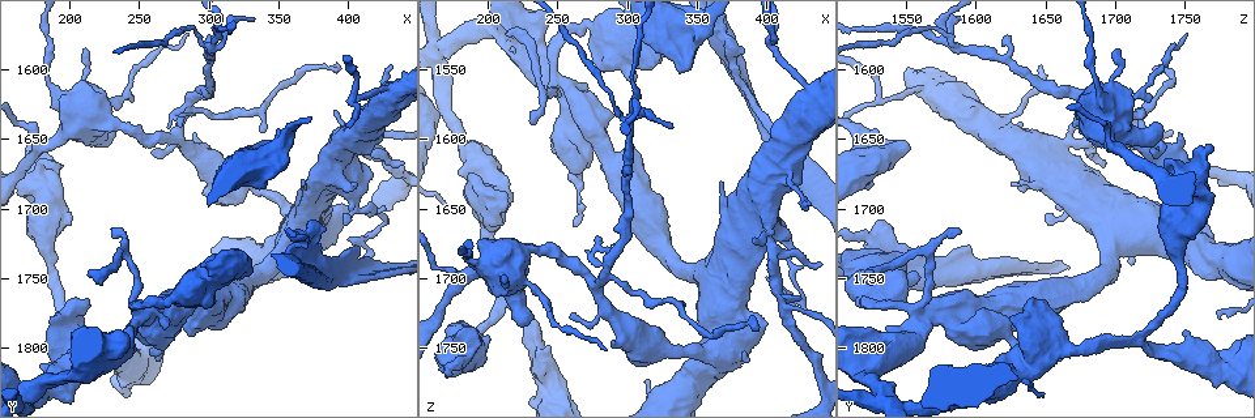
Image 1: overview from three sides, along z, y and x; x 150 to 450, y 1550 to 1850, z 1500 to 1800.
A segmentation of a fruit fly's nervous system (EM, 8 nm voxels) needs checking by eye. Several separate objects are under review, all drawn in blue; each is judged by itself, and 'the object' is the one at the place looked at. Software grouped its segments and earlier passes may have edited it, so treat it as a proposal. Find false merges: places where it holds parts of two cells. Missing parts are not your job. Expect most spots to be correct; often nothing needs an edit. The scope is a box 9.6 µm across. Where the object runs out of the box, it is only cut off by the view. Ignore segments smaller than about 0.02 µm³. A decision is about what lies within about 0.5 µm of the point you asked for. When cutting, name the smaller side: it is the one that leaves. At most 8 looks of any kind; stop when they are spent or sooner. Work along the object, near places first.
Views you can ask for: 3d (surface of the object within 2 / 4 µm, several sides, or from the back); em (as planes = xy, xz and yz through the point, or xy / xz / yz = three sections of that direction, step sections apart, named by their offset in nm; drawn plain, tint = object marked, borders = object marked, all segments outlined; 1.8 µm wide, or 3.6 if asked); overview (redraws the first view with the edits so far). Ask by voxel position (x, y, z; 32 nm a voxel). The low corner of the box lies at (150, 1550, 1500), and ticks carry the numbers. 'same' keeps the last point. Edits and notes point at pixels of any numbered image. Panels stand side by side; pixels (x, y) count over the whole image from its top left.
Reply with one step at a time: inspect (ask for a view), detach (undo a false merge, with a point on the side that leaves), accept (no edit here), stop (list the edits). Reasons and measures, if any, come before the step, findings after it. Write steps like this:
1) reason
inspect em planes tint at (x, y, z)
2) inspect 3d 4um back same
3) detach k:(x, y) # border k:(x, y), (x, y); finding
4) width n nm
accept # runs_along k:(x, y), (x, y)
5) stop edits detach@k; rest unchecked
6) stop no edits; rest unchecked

sudden change in width
inspect 3d 4um at (180, 1830, 1600)

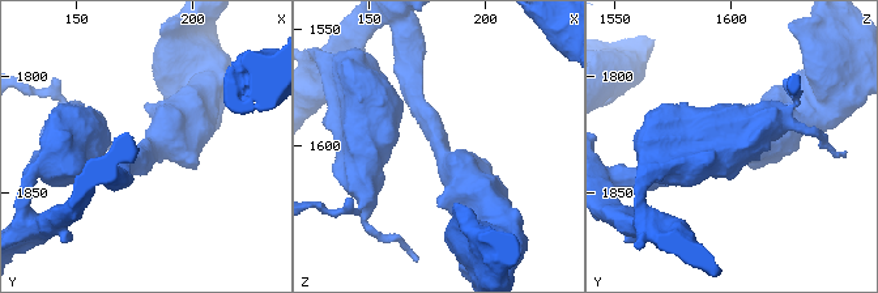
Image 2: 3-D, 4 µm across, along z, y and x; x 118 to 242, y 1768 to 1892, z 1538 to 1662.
arm_widths 240, 600 nm; shape alone is not enough
inspect em 3.6um xy step 16 tint at (181, 1832, 1602)

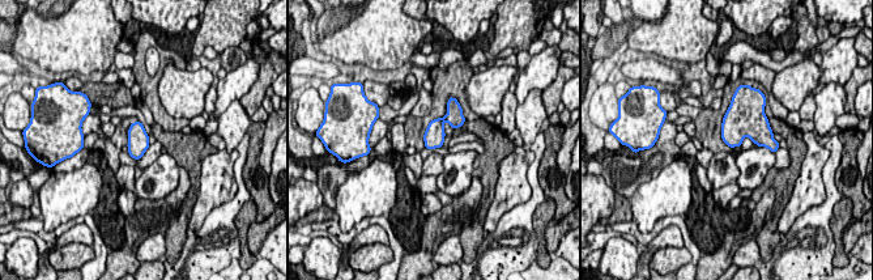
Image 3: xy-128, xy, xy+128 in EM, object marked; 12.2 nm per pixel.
another direction
inspect em 3.6um planes tint same

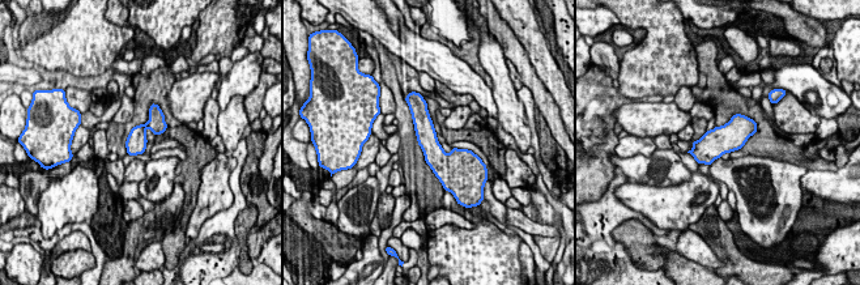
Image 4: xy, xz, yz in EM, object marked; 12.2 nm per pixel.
width 260 nm
accept # runs_along 4:(421, 106), (443, 177); continuous, no second cell

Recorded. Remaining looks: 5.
abrupt turn
inspect em xz step 8 tint at (252, 1776, 1560)

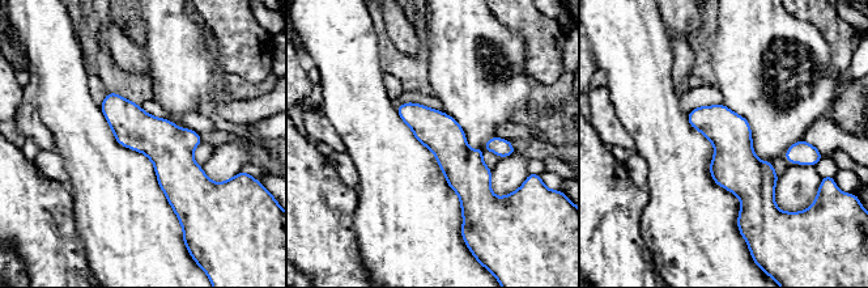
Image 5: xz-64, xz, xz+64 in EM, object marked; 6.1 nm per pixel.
cut it another way
inspect em xy step 16 tint same

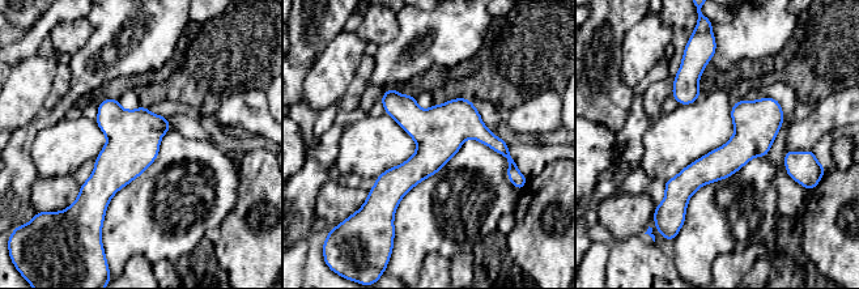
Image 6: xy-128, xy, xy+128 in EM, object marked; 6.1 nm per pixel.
accept # runs_along 6:(777, 106), (719, 164), (668, 195); all the same cell

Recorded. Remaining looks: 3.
inspect em yz step 4 tint at (224, 1802, 1522)

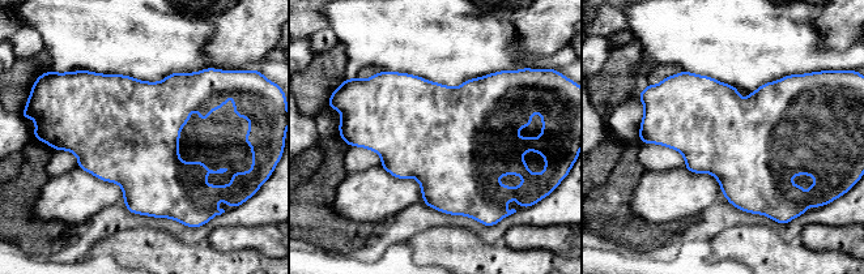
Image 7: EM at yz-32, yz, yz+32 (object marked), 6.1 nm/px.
accept # continuous, no second cell

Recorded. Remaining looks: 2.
four arms meet
inspect 3d 2um at (302, 1584, 1586)

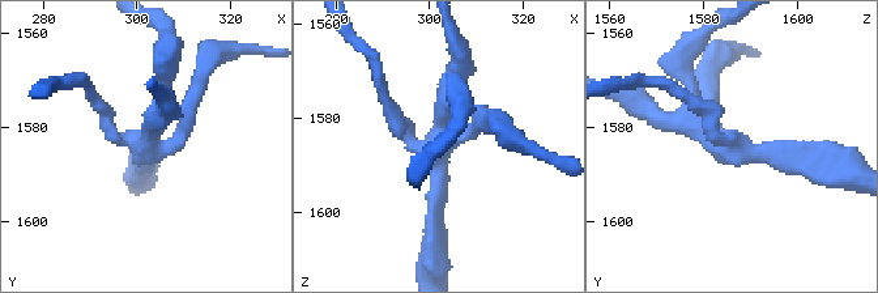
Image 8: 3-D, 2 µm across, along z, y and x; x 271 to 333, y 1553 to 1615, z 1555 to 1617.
inspect em planes tint at (301, 1584, 1588)

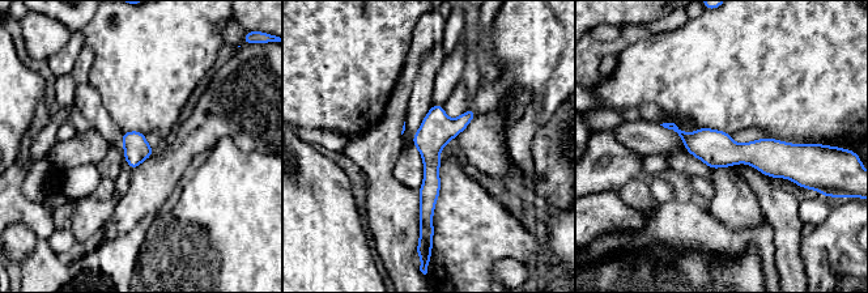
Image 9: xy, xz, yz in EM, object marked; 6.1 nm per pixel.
width 160 nm
accept # runs_along 9:(671, 126), (727, 153), (800, 153); all the same cell

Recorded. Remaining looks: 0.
stop no edits; rest unchecked

